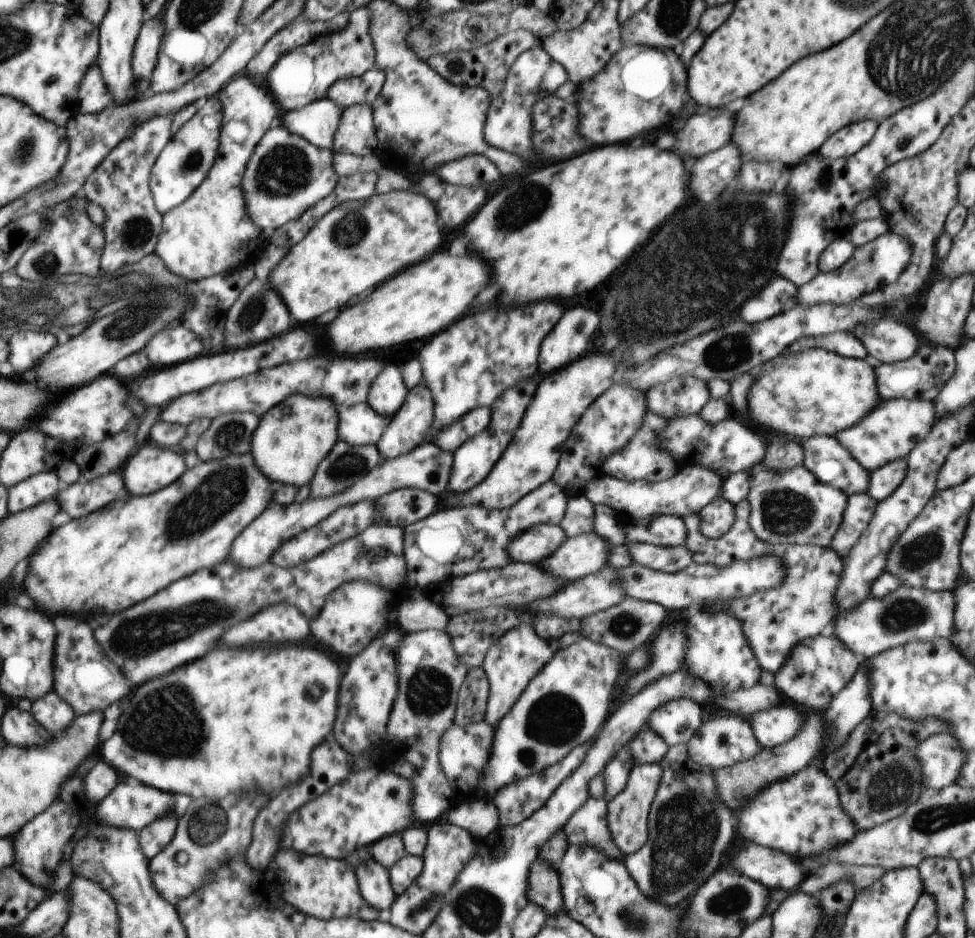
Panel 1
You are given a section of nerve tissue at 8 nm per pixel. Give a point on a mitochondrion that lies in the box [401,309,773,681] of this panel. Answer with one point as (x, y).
(736, 351)

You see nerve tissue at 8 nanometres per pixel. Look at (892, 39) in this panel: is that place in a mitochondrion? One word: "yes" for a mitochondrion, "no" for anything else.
yes

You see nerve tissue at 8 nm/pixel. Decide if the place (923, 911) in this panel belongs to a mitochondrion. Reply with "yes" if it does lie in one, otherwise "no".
no

